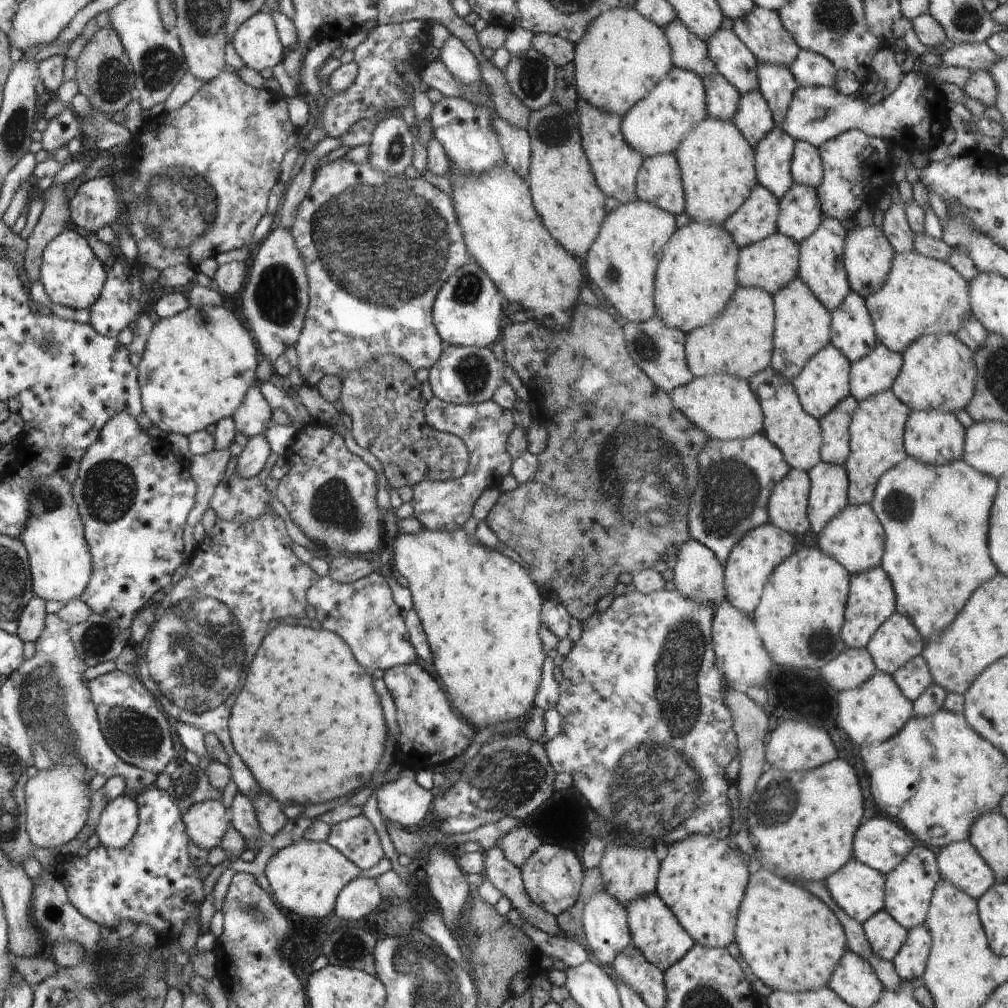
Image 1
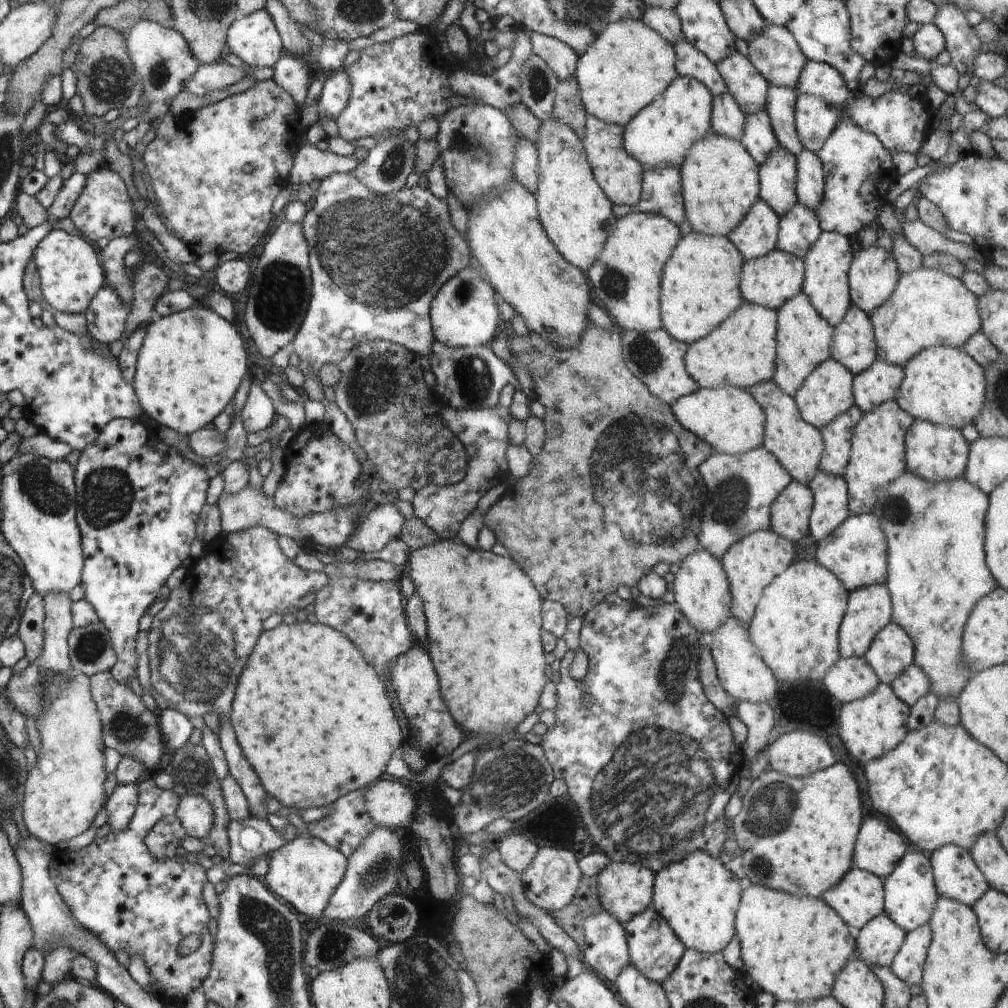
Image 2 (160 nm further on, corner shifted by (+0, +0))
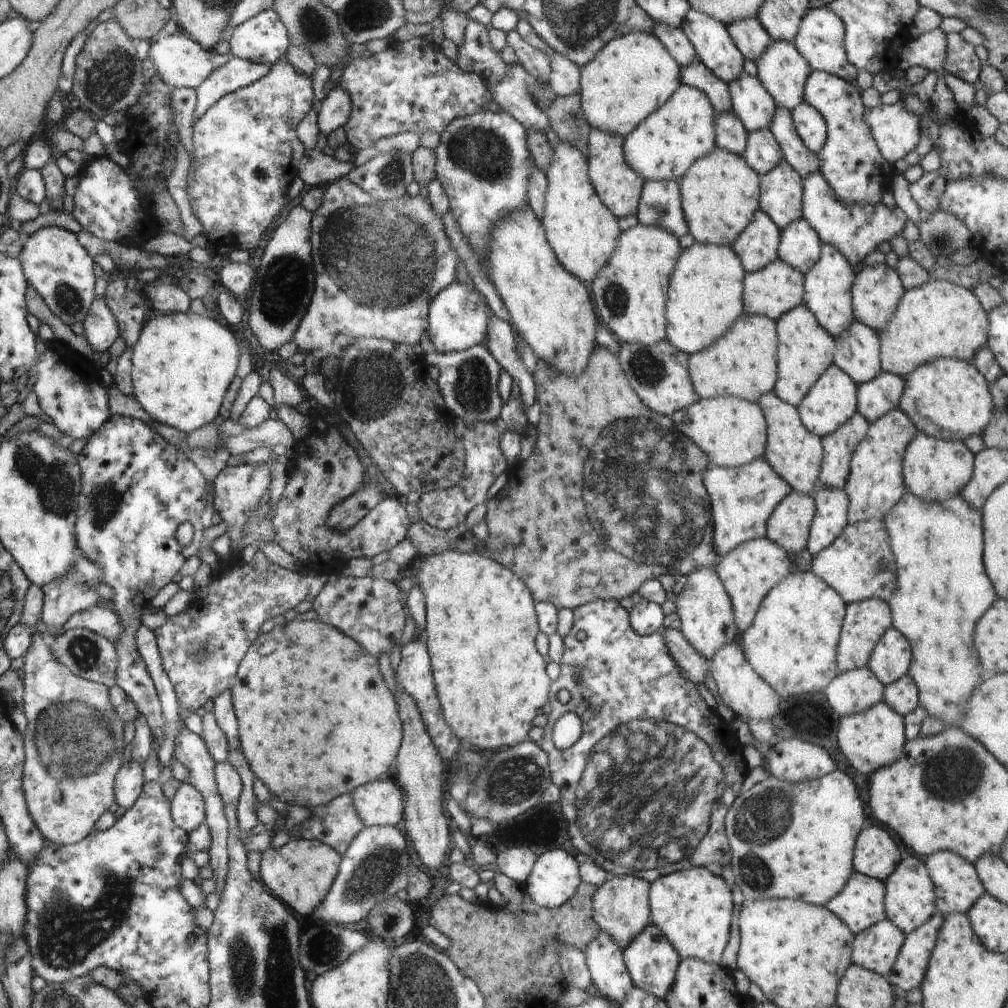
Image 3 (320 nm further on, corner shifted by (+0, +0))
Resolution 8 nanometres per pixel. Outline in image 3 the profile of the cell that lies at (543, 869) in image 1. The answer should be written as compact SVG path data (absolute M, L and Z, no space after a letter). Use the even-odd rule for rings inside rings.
M550 850L537 857L520 890L538 906L555 909L576 894L581 881L579 865L568 850Z

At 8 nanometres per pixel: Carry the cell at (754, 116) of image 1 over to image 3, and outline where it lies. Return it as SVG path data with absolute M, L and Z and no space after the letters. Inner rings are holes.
M770 129L757 130L747 133L747 145L744 151L744 160L748 166L759 174L764 176L783 159L781 146L776 142Z

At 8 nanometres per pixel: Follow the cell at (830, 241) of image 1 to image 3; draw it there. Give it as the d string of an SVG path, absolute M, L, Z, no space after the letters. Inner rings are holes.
M821 243L821 255L804 275L804 304L816 317L820 326L836 340L854 322L851 288L855 279L851 264L831 244Z

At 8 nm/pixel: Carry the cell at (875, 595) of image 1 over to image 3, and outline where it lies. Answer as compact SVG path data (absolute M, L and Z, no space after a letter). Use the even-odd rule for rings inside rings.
M867 599L860 603L848 603L837 646L836 664L840 673L866 667L872 651L886 629L892 627L889 604L879 599Z

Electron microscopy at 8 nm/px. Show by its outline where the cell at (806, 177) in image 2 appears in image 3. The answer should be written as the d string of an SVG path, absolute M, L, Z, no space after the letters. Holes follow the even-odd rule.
M812 173L802 177L803 184L803 216L802 218L814 229L822 243L831 244L851 266L858 266L864 258L874 252L882 242L890 242L894 236L903 234L907 216L897 205L892 208L878 203L845 204L833 193L822 173Z

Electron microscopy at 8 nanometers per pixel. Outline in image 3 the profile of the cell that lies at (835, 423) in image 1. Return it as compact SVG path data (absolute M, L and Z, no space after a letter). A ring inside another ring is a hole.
M857 412L832 434L821 438L825 453L819 467L819 485L845 490L853 452L868 429L869 422Z

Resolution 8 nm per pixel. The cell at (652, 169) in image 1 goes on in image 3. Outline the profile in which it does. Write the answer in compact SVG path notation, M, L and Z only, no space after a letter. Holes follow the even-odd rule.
M644 181L636 215L640 225L660 227L677 239L689 233L677 181Z

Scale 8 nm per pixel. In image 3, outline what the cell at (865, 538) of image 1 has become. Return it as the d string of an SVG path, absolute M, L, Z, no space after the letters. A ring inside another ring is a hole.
M884 520L847 524L830 546L813 557L811 570L829 584L846 604L867 599L888 603L896 590L897 568Z

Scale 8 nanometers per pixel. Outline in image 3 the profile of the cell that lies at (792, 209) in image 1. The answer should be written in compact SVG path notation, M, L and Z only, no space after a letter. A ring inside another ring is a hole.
M800 218L781 230L777 258L805 275L820 258L821 243L814 229Z

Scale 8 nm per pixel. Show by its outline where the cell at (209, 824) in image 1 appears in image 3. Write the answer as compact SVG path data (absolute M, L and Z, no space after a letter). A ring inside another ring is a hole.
M180 783L180 787L171 800L171 816L176 826L188 834L205 820L203 796L192 783Z

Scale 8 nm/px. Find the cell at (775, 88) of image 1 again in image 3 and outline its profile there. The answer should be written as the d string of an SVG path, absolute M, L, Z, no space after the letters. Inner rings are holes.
M777 106L769 129L781 146L783 158L801 177L819 172L817 153L812 152L799 137L789 110Z

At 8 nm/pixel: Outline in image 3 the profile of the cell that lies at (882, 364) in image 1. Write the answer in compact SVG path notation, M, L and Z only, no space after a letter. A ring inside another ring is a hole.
M882 370L874 380L858 385L857 412L873 423L889 410L898 409L904 385L905 377Z

